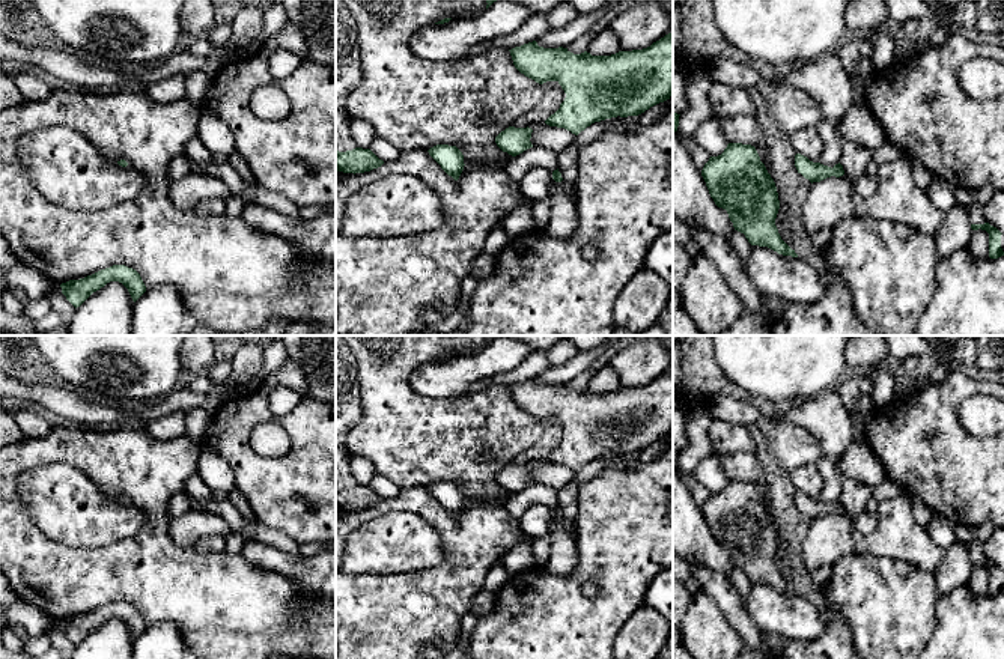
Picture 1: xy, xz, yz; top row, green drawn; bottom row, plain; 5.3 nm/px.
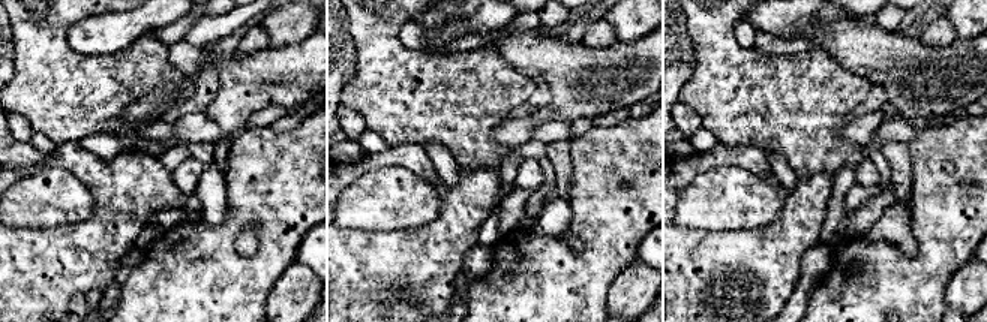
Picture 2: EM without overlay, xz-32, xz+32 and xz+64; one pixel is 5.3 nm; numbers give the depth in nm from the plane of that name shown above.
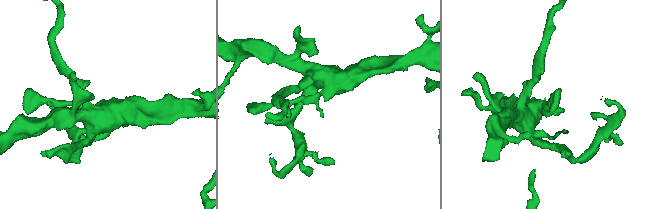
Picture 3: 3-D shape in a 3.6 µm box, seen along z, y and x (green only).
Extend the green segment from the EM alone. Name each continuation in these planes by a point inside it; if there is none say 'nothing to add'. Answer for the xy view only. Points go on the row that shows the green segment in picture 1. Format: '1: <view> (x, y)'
nothing to add

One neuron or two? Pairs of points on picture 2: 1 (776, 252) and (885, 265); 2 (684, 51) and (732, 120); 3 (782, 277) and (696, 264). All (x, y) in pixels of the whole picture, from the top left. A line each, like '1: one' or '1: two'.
1: two
2: two
3: one

